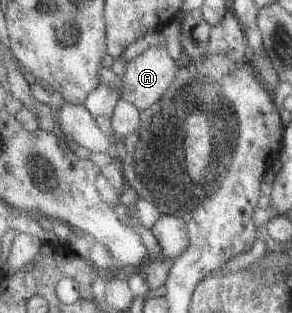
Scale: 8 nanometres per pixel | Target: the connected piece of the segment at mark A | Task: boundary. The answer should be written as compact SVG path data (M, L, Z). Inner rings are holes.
M166 44L144 50L126 64L121 97L140 111L152 107L174 83L181 62L170 57Z

